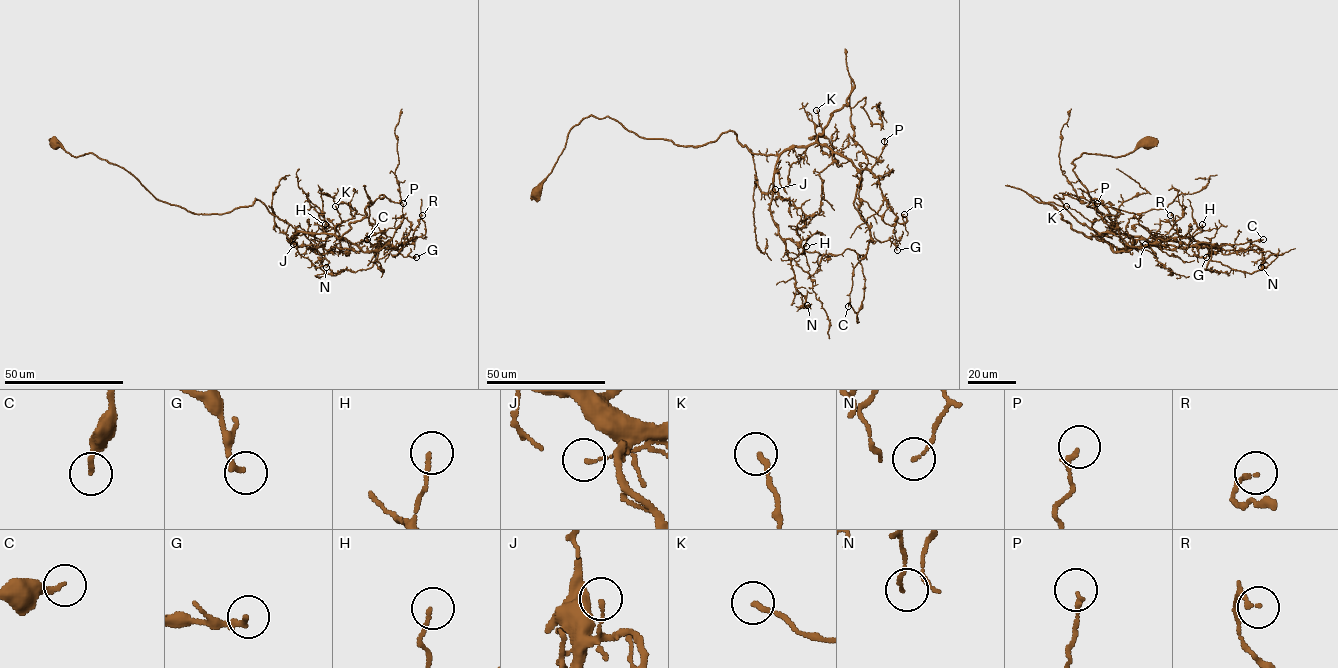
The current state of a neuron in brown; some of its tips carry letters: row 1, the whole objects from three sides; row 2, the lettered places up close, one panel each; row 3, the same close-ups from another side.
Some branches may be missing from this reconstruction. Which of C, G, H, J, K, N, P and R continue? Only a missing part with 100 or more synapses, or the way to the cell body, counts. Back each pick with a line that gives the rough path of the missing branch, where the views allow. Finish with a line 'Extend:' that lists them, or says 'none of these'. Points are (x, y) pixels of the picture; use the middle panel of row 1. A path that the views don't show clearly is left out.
Extend: none of these

